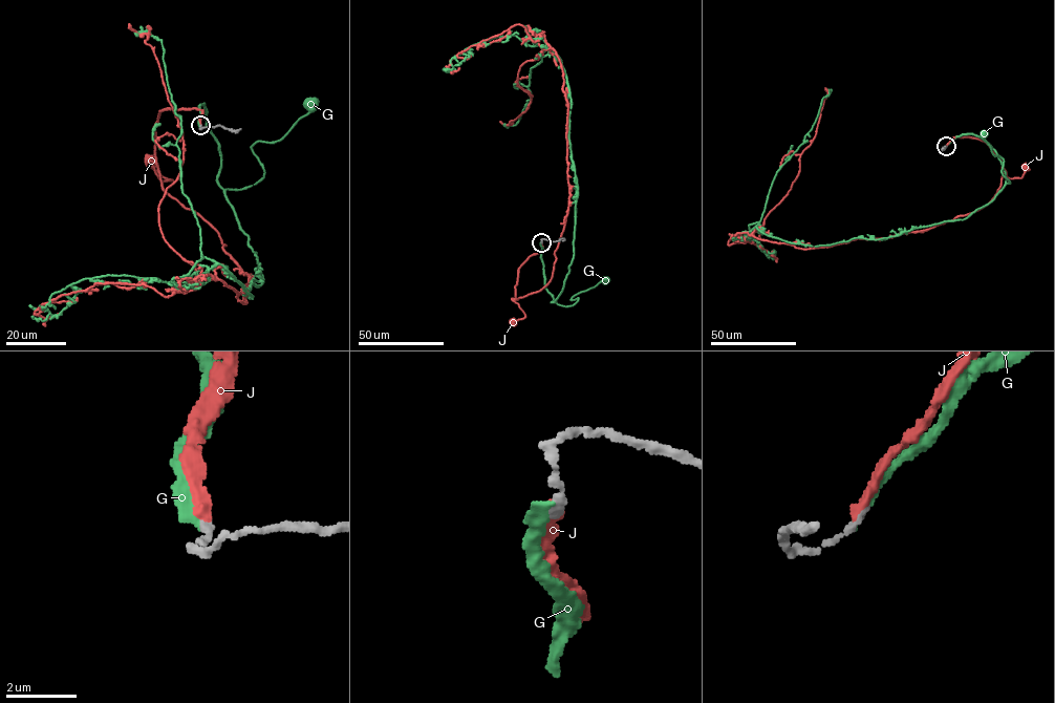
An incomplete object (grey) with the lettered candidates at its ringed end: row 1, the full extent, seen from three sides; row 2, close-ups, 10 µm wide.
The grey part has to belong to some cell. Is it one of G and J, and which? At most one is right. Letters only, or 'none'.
none

